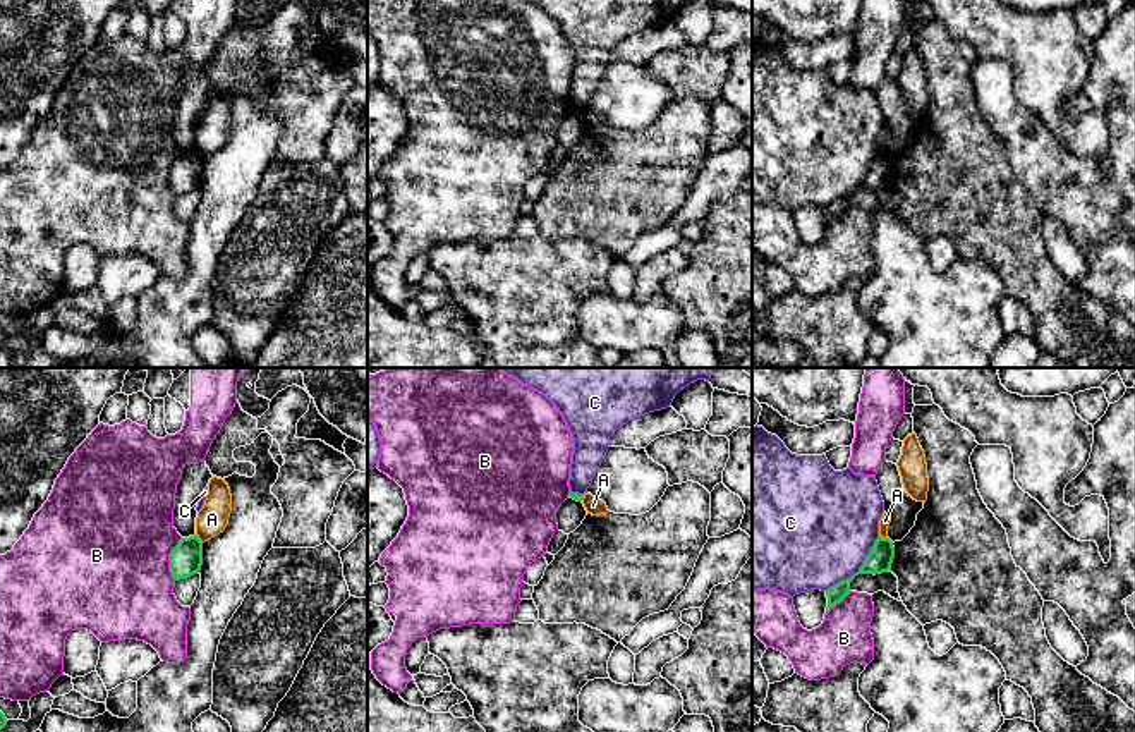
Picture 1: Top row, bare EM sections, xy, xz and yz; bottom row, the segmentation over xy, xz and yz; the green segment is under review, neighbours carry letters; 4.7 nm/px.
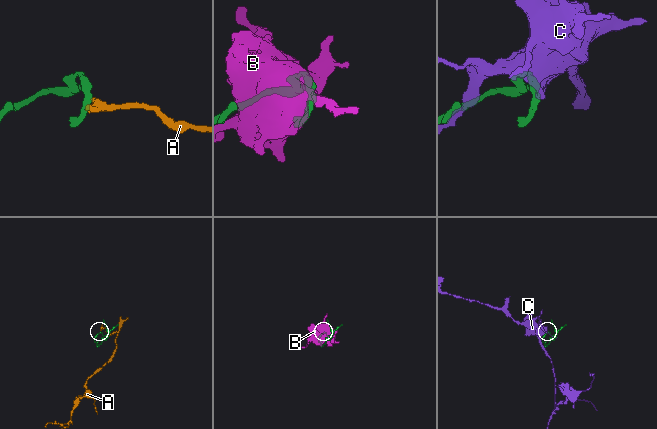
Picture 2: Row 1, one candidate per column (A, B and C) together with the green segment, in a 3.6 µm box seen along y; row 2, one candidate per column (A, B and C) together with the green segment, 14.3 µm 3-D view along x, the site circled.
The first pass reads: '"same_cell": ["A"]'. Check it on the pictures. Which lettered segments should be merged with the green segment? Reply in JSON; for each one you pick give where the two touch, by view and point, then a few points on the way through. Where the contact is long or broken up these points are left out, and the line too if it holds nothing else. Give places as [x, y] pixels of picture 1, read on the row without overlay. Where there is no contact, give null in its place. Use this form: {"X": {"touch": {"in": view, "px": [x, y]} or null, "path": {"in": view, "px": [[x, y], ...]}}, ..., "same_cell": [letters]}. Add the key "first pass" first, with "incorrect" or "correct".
{"first pass": "incorrect", "same_cell": []}

